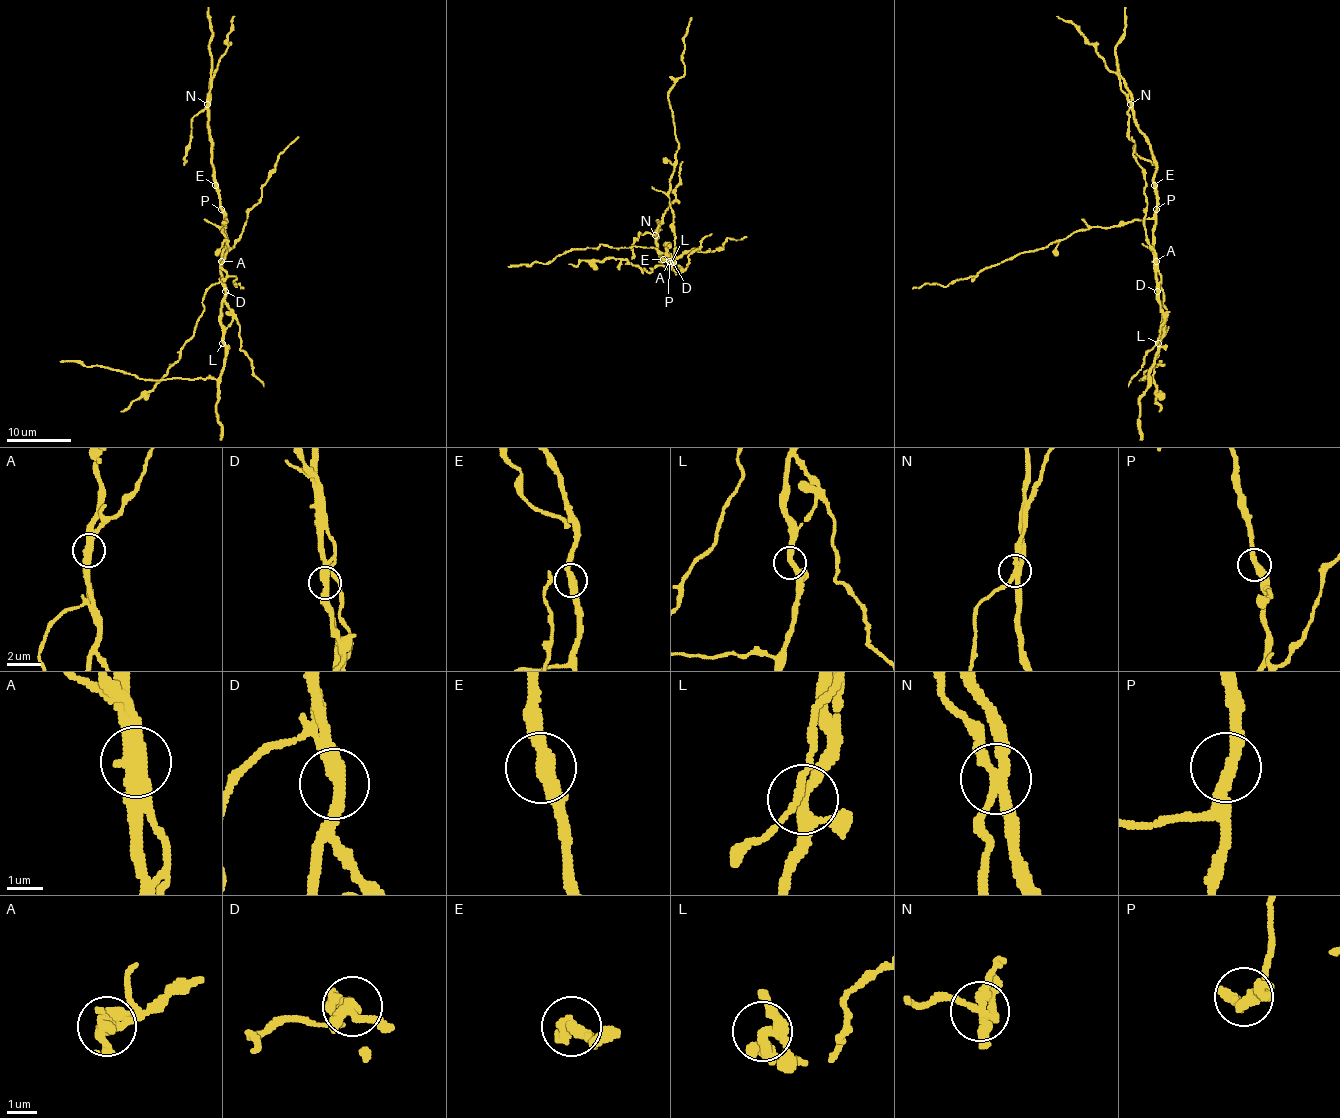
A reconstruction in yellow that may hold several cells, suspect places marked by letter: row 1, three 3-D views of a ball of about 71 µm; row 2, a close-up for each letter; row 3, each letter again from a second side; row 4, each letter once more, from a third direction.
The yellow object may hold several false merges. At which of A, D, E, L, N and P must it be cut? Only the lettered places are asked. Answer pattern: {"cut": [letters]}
{"cut": ["A", "D", "N"]}

